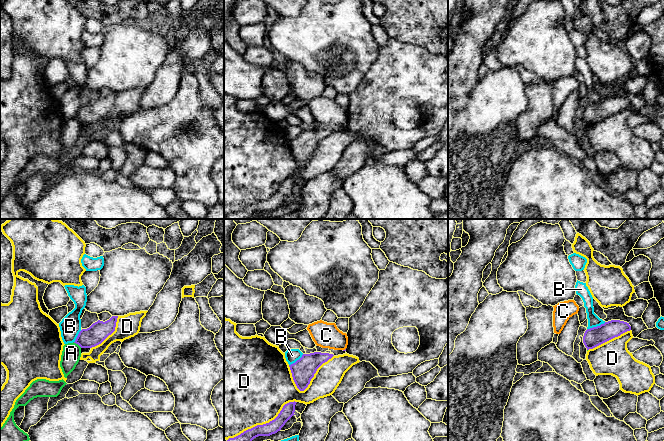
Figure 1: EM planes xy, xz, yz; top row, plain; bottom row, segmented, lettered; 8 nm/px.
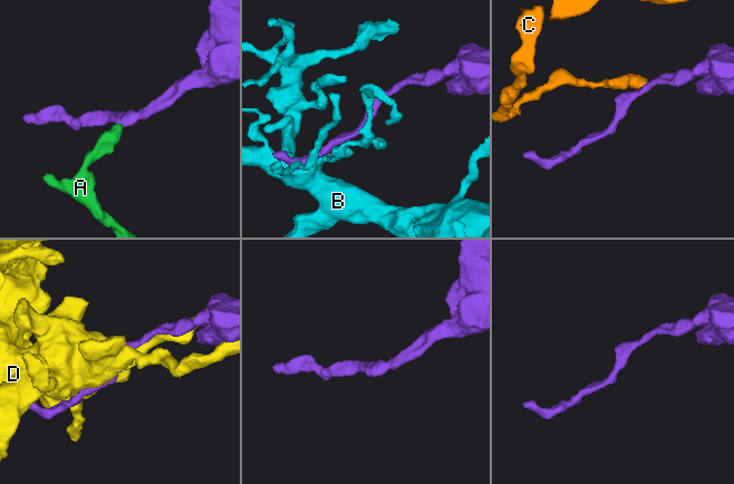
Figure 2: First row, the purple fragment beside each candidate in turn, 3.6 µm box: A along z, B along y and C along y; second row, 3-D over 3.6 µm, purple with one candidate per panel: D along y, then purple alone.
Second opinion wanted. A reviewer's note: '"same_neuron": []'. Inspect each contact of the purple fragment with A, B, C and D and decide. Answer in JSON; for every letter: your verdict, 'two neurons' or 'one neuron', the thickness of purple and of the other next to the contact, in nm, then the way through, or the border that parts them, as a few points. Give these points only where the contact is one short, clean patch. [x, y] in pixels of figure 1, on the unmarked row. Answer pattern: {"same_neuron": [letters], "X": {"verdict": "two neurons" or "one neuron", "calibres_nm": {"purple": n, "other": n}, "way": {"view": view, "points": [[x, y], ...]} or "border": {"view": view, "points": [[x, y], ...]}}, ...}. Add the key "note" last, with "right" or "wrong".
{"same_neuron": [], "A": {"verdict": "two neurons", "calibres_nm": {"purple": 160, "other": 150}, "border": {"view": "xy", "points": [[73, 118], [81, 123]]}}, "B": {"verdict": "two neurons", "calibres_nm": {"purple": 160, "other": 100}}, "C": {"verdict": "two neurons", "calibres_nm": {"purple": 20, "other": 200}, "border": {"view": "xz", "points": [[345, 124], [343, 126]]}}, "D": {"verdict": "two neurons", "calibres_nm": {"purple": 140, "other": 480}}, "note": "right"}

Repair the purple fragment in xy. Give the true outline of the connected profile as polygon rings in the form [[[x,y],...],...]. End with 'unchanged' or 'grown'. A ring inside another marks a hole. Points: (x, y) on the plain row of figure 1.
[[[112,92],[103,98],[98,96],[89,104],[82,105],[75,118],[81,124],[92,124],[101,120],[109,111],[115,107],[118,92]]]; unchanged

